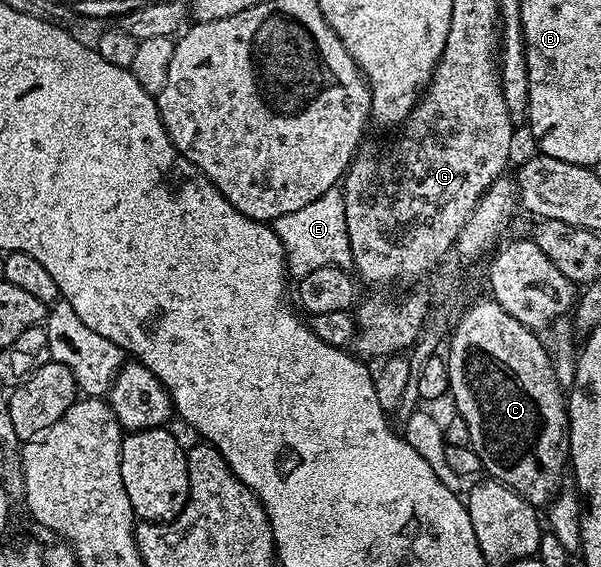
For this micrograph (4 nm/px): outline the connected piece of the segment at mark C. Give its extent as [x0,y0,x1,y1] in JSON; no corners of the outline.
[447,299,571,507]

